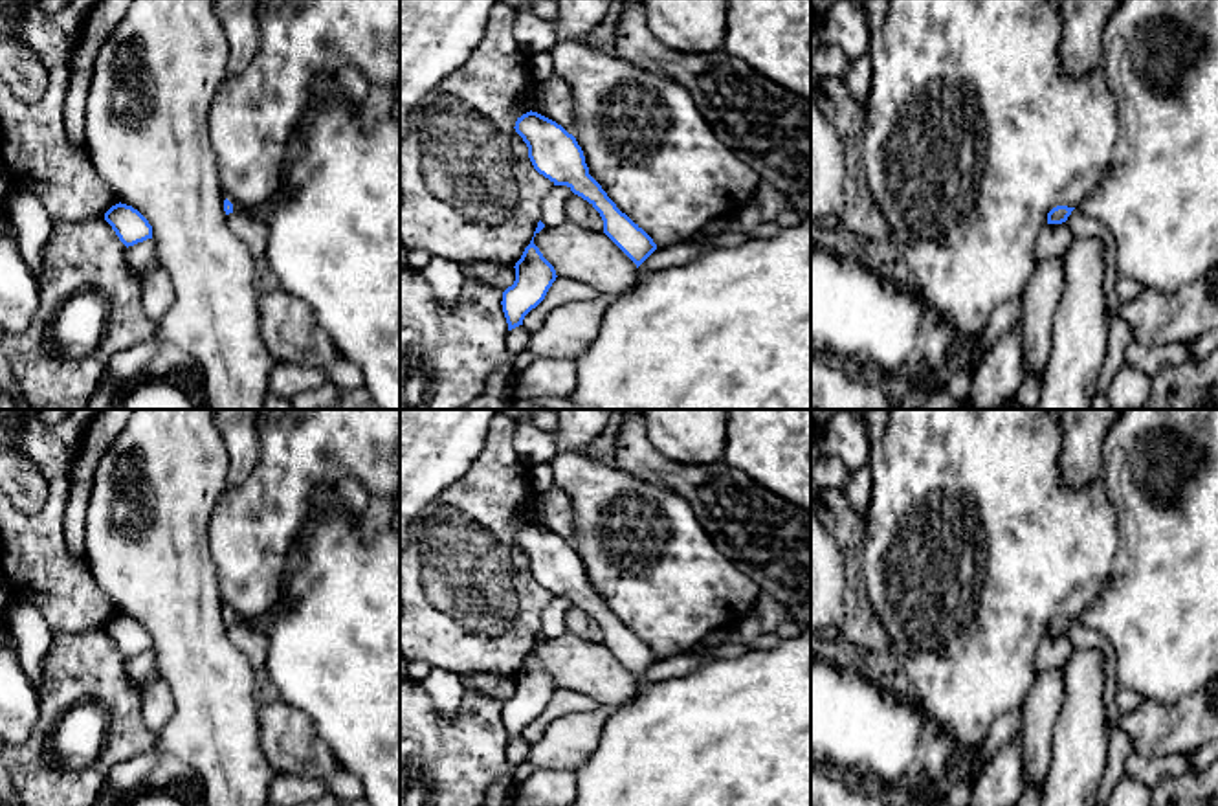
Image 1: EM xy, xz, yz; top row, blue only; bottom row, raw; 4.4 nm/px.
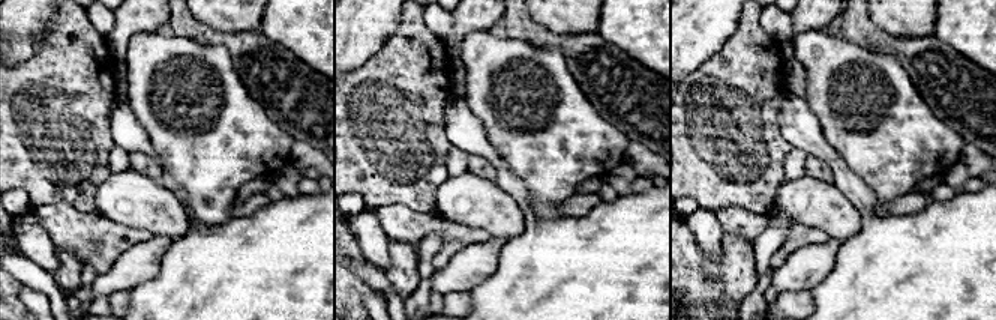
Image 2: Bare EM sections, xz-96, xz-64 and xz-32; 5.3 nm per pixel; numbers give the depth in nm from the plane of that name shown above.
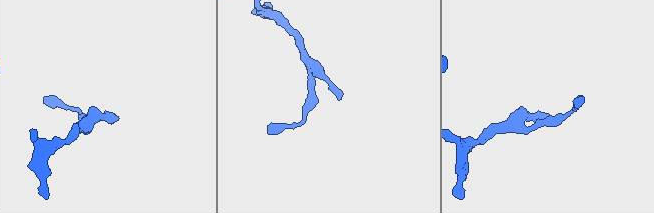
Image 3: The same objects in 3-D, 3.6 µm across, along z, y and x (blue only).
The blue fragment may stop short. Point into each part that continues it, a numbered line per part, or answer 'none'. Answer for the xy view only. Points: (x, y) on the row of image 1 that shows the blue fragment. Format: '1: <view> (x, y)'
1: xy (332, 224)

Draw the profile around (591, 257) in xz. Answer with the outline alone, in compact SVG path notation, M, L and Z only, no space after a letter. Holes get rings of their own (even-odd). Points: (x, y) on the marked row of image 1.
M565 220L536 233L534 244L558 277L583 283L598 294L616 297L638 281L637 264L603 231Z

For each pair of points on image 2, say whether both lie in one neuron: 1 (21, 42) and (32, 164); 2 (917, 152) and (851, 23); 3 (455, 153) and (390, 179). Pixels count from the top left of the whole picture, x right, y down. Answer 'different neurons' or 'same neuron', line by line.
1: different neurons
2: different neurons
3: different neurons

